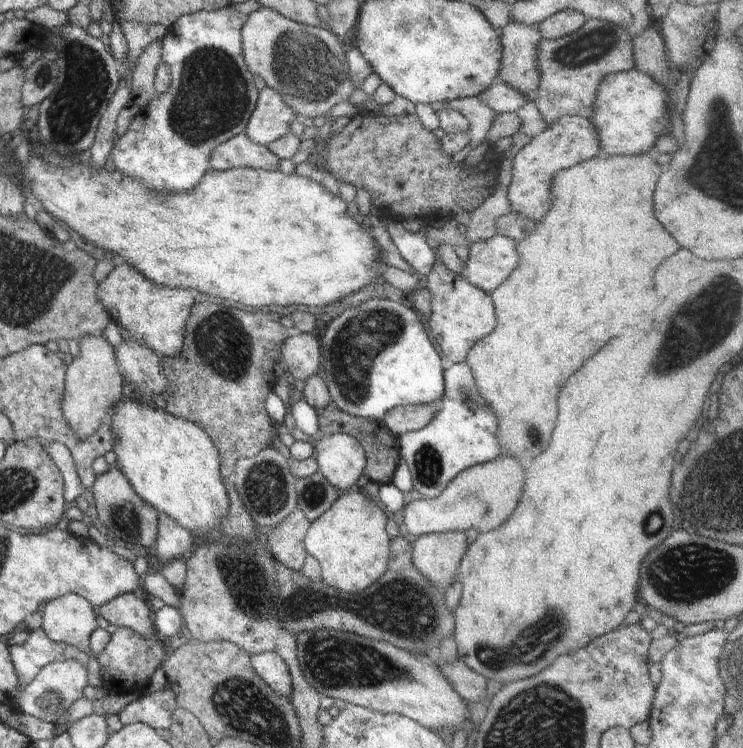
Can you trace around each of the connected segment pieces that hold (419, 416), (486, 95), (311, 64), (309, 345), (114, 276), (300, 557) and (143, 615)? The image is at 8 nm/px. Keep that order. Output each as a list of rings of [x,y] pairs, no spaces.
[[[439,403],[434,405],[406,405],[394,407],[385,412],[382,422],[390,432],[401,435],[422,430],[435,415]]]
[[[495,80],[492,86],[483,90],[476,97],[495,113],[515,113],[533,98],[515,91],[514,88],[505,85],[500,80]]]
[[[260,7],[250,13],[241,28],[243,57],[250,72],[258,74],[265,84],[276,91],[302,121],[311,120],[329,114],[329,110],[338,102],[348,100],[354,88],[346,64],[345,51],[347,43],[332,34],[324,26],[311,27],[287,19],[279,12],[268,7]]]
[[[294,331],[283,344],[281,358],[288,368],[287,373],[295,380],[306,382],[320,374],[321,343],[311,333]]]
[[[128,263],[114,267],[106,278],[97,284],[96,298],[109,314],[111,320],[118,325],[120,334],[124,340],[135,340],[137,343],[145,344],[160,357],[175,357],[183,347],[185,335],[185,324],[190,316],[196,292],[189,288],[170,288],[164,285],[155,285],[144,275],[140,274]]]
[[[296,508],[278,526],[268,529],[268,544],[274,558],[288,568],[302,572],[308,556],[303,542],[310,525],[305,514]]]
[[[122,593],[96,608],[102,623],[132,629],[142,636],[154,635],[150,603],[139,599],[134,593]]]

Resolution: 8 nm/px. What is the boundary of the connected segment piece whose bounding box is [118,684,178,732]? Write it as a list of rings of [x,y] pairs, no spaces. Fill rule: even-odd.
[[[166,685],[161,690],[148,693],[125,706],[118,714],[120,722],[123,725],[144,723],[157,732],[169,729],[178,704],[175,692]]]

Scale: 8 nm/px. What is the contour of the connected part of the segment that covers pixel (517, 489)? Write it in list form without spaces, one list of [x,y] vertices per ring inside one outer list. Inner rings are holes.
[[[498,456],[487,463],[471,466],[456,475],[438,498],[420,499],[405,505],[398,517],[404,534],[415,539],[428,533],[448,531],[466,532],[470,528],[479,533],[498,528],[516,508],[524,486],[524,468],[512,456]]]

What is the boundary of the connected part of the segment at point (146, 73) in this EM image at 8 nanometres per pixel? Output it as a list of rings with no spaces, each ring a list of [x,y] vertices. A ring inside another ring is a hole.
[[[159,41],[149,44],[131,68],[132,104],[137,104],[141,109],[157,95],[153,84],[158,65],[162,61],[161,44]]]

